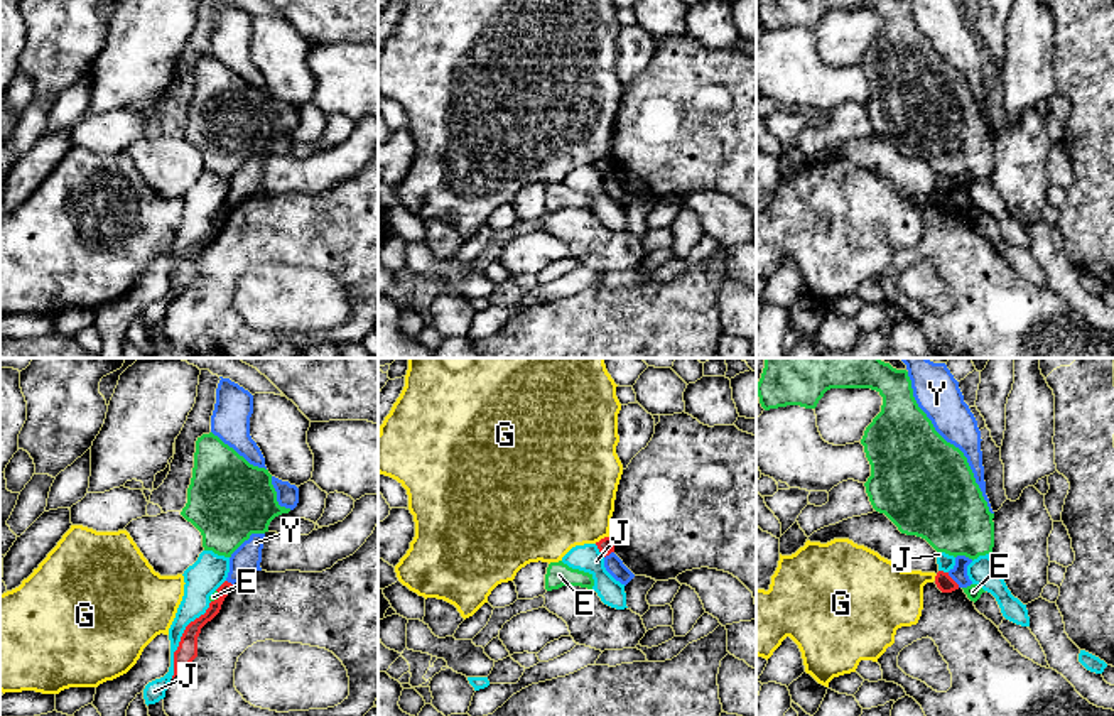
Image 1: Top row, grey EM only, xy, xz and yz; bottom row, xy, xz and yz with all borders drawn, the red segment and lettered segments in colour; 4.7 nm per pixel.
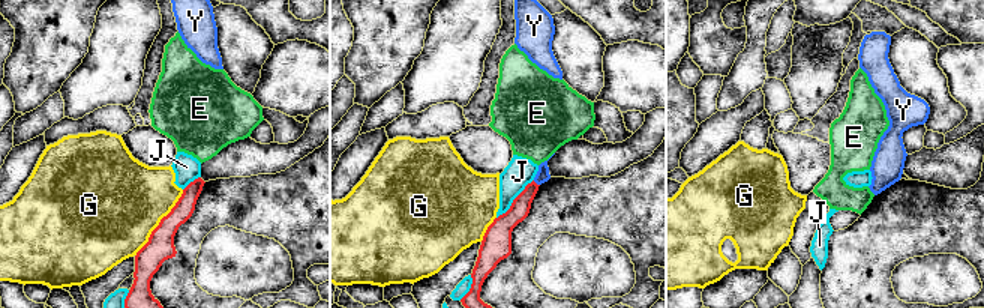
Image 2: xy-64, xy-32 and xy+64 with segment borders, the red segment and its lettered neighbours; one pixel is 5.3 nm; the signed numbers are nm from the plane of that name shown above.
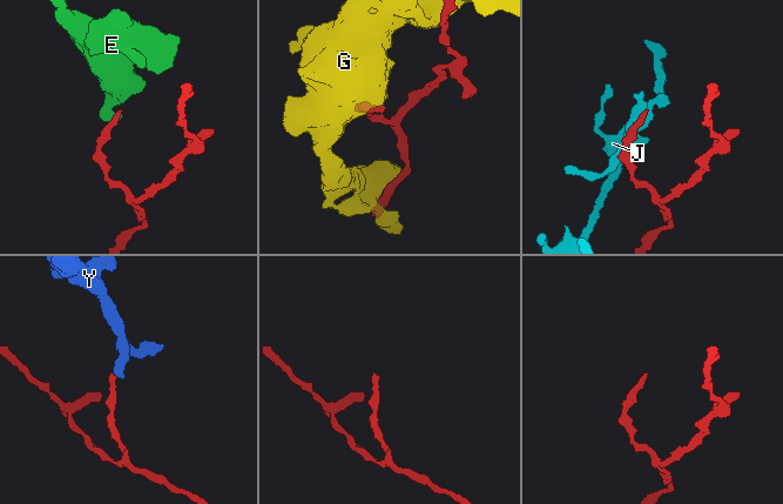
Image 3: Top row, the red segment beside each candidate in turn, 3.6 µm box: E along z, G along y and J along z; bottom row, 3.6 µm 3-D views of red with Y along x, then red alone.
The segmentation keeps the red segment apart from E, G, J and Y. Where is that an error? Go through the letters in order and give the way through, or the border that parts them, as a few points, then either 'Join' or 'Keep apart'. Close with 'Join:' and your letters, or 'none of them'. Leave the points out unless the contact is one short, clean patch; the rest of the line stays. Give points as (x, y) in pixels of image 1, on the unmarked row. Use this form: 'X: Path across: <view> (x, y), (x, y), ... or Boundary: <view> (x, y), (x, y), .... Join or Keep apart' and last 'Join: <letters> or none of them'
E: Boundary: xy (216, 211), (216, 218), (211, 223). Keep apart
G: Keep apart
J: Keep apart
Y: Boundary: yz (947, 195), (959, 208). Keep apart
Join: none of them

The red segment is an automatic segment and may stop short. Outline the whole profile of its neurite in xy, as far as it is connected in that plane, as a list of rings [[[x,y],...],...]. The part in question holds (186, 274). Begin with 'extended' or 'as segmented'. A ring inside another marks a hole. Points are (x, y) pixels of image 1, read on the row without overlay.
as segmented; [[[224,203],[216,213],[218,220],[209,225],[209,230],[204,236],[191,243],[179,263],[177,272],[174,274],[174,297],[179,297],[196,279],[197,279],[197,258],[201,255],[201,250],[211,243],[221,231],[221,226],[224,220],[228,218],[231,211],[231,204]]]

